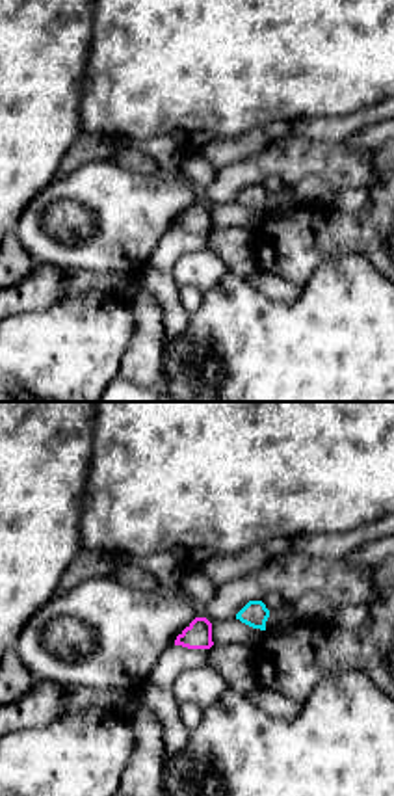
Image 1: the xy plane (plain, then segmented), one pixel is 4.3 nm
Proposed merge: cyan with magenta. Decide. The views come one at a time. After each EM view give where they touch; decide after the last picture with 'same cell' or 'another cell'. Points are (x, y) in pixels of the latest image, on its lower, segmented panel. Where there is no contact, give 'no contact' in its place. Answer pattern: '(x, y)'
no contact

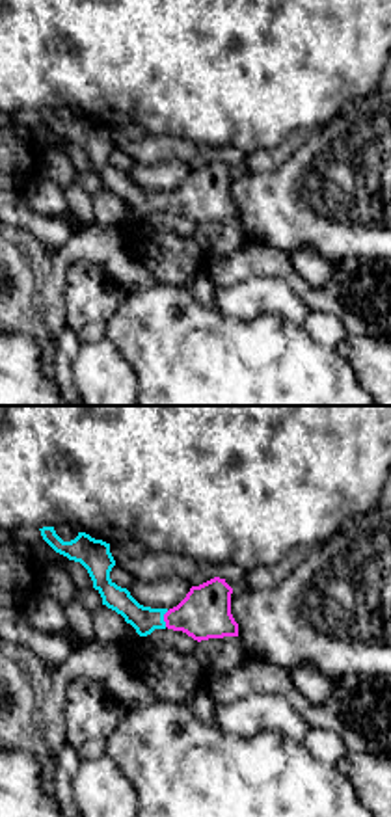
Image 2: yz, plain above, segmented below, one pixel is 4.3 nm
(162, 618)

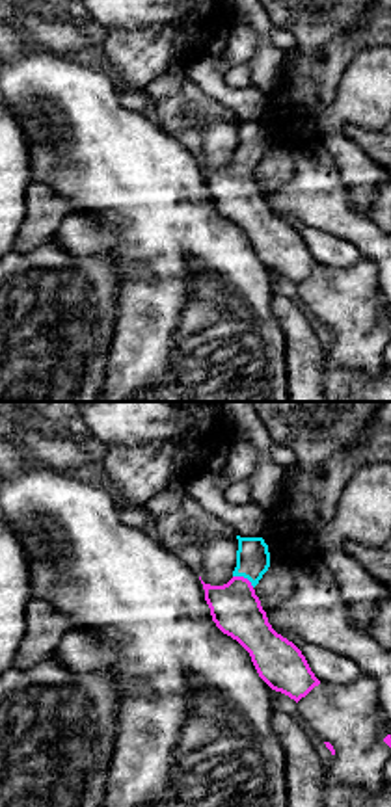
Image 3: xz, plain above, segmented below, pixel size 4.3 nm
(244, 577)

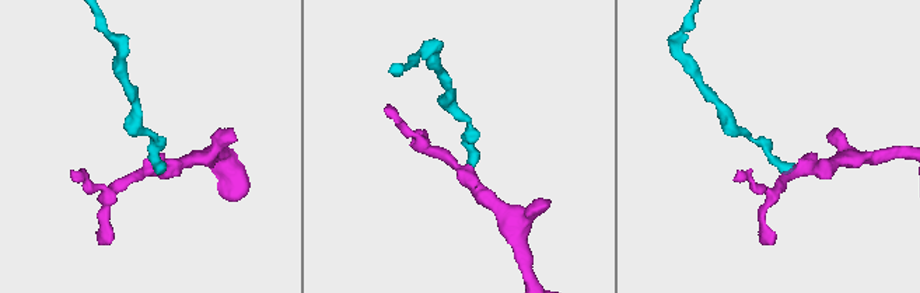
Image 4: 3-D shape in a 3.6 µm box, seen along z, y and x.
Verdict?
same cell

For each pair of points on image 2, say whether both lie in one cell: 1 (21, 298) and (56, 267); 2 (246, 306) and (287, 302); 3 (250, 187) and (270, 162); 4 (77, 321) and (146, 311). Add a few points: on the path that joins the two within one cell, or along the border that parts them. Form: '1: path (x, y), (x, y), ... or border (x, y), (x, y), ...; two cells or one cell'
1: path (30, 289), (47, 272); one cell
2: path (256, 296), (278, 298); one cell
3: border (298, 146), (276, 168), (248, 172); two cells
4: border (129, 294), (105, 321); two cells

